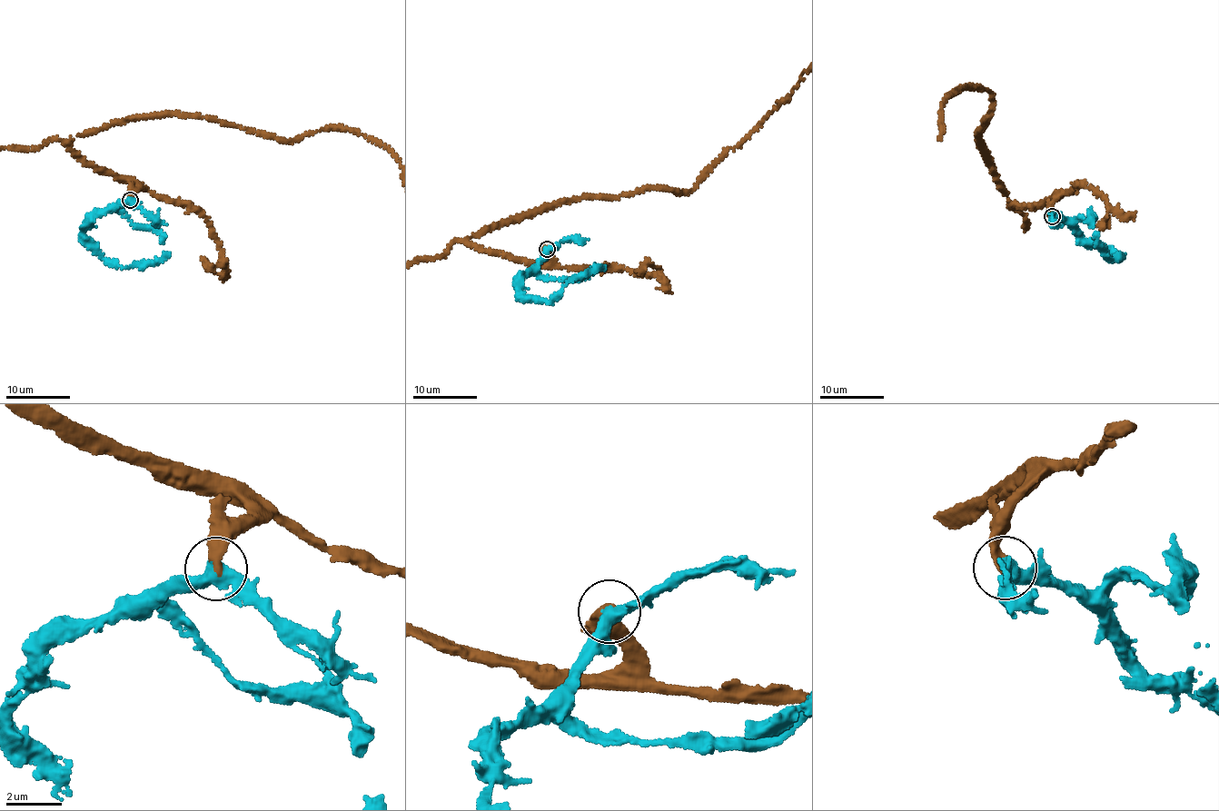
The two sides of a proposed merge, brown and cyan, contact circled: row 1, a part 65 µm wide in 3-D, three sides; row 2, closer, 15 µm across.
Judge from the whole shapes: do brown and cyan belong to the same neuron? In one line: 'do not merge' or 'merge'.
merge

